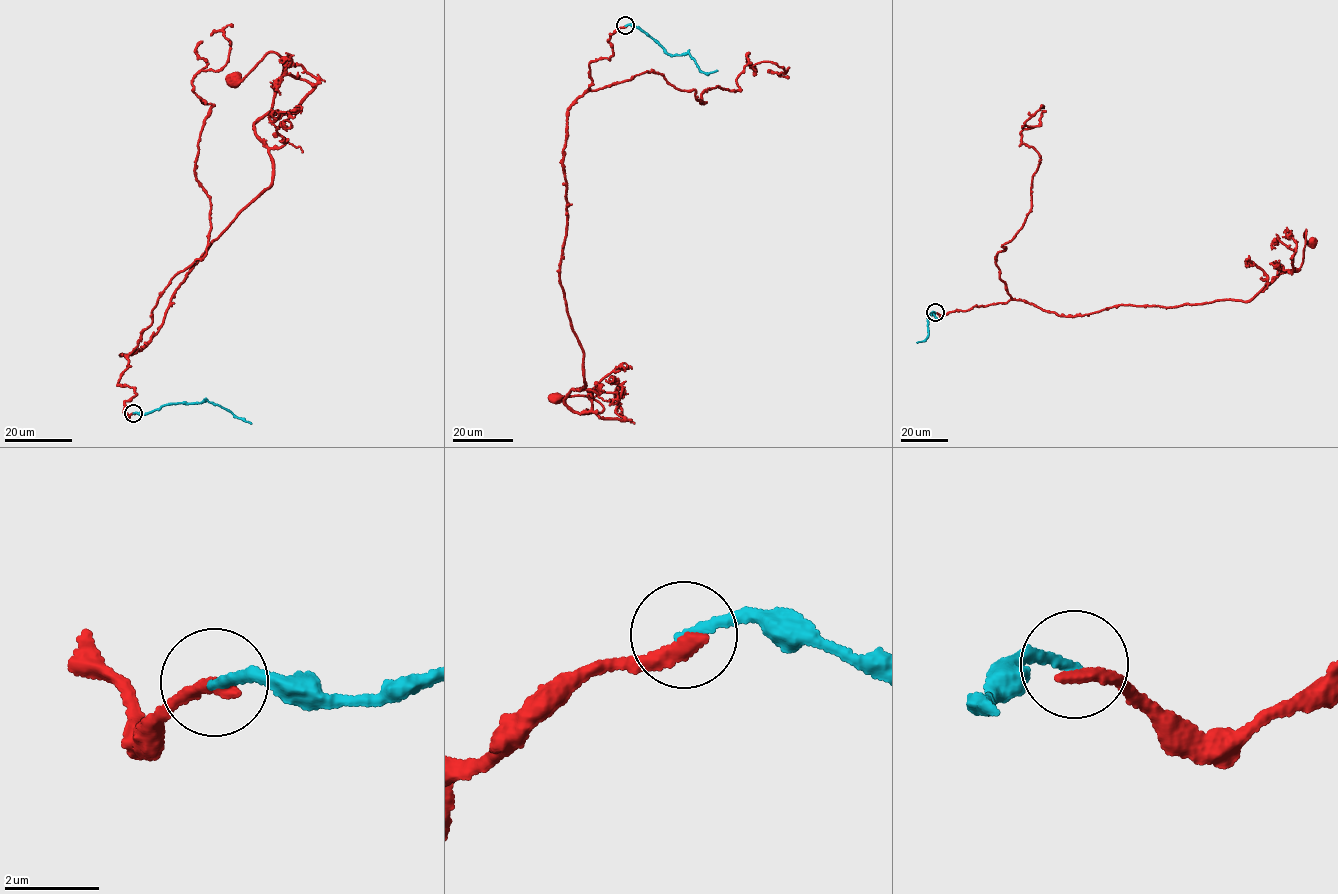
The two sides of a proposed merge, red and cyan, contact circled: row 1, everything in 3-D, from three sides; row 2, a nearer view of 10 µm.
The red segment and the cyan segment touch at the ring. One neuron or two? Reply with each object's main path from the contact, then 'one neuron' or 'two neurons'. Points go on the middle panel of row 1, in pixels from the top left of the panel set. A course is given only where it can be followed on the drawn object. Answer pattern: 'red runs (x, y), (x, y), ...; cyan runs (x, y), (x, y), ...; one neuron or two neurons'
red runs (625, 25), (589, 63), (563, 150), (559, 280), (587, 383), (565, 405), (604, 409), (556, 398); cyan runs (626, 25), (638, 27), (668, 54), (687, 52), (701, 71), (717, 70); two neurons

